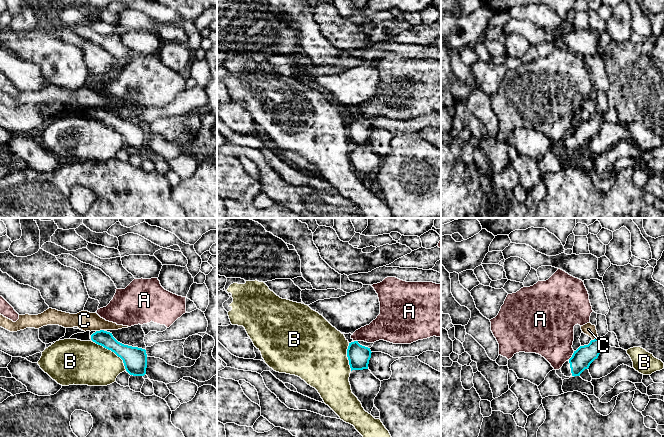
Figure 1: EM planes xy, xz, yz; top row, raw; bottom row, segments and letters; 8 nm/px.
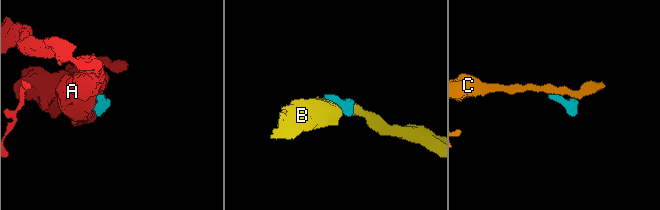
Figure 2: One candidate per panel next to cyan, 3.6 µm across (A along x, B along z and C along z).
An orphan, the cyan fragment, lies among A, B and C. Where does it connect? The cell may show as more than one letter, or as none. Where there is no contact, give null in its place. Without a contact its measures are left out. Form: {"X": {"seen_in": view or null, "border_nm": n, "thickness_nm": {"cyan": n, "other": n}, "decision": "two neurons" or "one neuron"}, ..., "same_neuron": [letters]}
{"A": {"seen_in": "yz", "border_nm": 90, "thickness_nm": {"cyan": 160, "other": 380}, "decision": "two neurons"}, "B": {"seen_in": "xy", "border_nm": 340, "thickness_nm": {"cyan": 190, "other": 360}, "decision": "two neurons"}, "C": {"seen_in": "xy", "border_nm": 70, "thickness_nm": {"cyan": 120, "other": 160}, "decision": "two neurons"}, "same_neuron": []}

